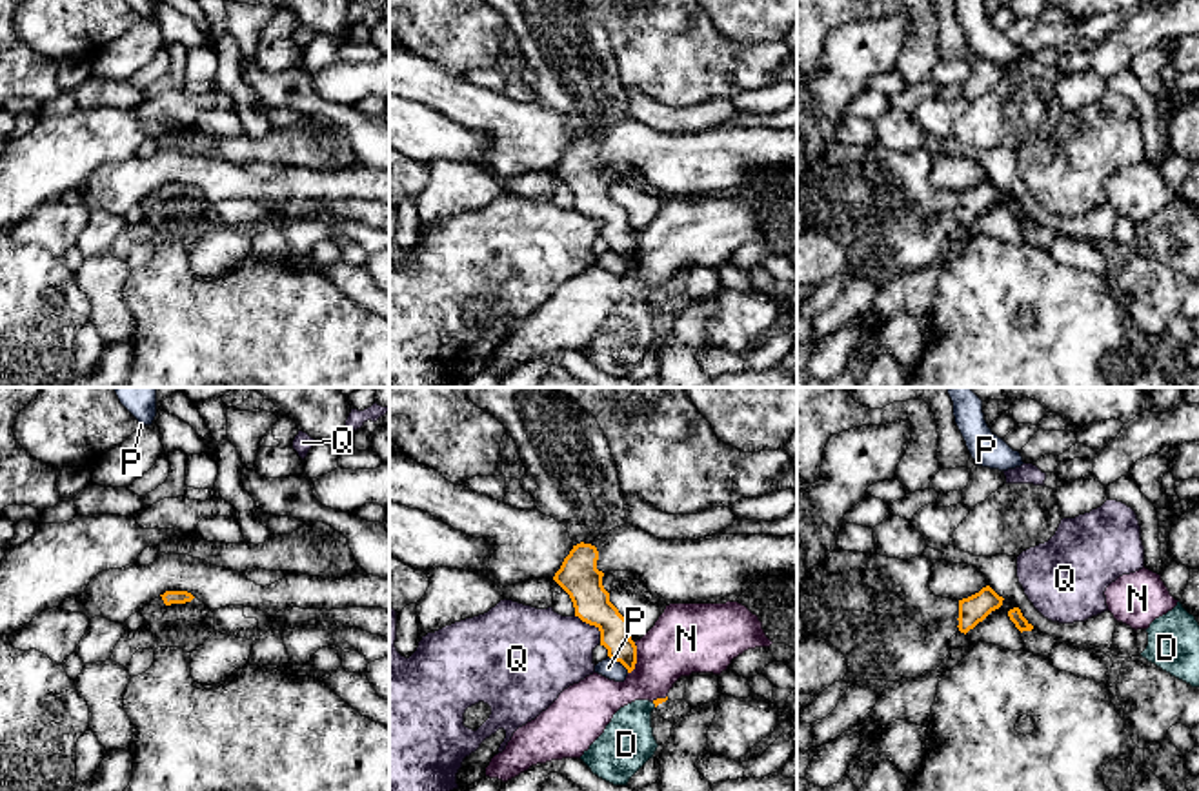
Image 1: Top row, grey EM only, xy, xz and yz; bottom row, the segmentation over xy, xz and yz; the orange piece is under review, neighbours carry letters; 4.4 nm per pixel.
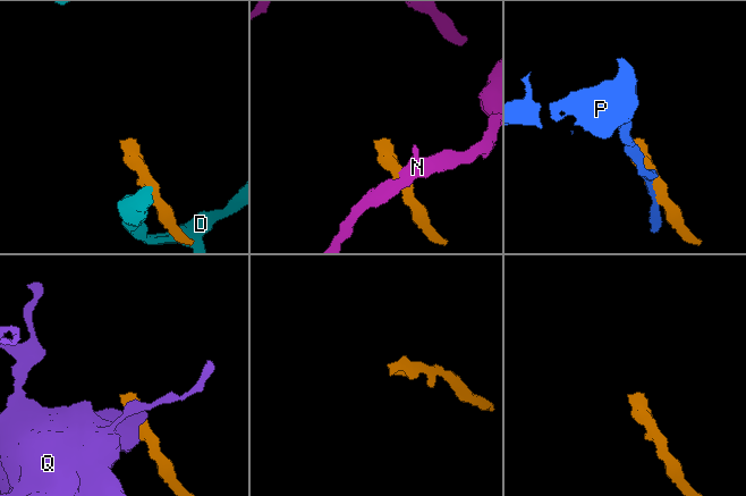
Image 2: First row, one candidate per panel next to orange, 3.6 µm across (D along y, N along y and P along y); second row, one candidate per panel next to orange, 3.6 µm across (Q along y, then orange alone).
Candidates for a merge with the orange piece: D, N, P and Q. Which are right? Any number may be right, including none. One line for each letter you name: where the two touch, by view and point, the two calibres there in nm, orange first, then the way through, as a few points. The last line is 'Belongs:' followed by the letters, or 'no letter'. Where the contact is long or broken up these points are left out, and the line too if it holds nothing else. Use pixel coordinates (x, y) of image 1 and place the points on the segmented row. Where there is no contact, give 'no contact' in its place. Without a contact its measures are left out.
Belongs: no letter

